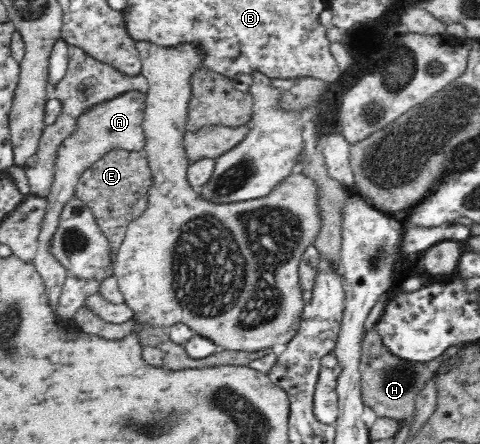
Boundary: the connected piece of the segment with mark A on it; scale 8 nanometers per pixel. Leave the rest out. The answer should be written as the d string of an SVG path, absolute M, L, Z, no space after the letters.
M129 91L107 103L101 103L87 113L79 117L77 131L65 139L63 146L57 151L57 163L55 163L55 177L51 185L51 193L47 195L47 213L43 219L40 233L40 245L38 253L34 257L37 272L41 274L45 282L49 295L49 300L54 304L58 301L62 293L62 287L68 278L68 272L55 262L53 256L49 254L49 243L53 232L57 229L58 219L63 211L64 205L73 197L76 191L76 185L80 178L81 172L85 171L93 162L96 162L101 156L108 151L118 149L127 151L141 151L144 146L145 136L142 130L142 119L145 113L146 94L140 91Z

